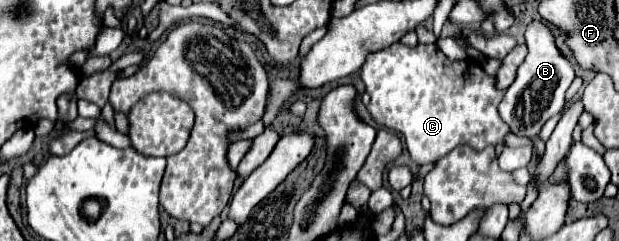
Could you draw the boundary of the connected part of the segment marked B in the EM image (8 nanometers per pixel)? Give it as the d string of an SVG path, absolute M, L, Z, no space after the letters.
M532 20L526 26L524 38L528 46L528 56L518 66L518 78L508 86L498 106L498 112L502 120L512 128L514 134L530 136L536 140L542 124L554 114L560 114L564 110L566 106L564 94L576 76L574 76L572 62L566 56L562 56L562 52L558 50L550 26L546 26L540 20Z

